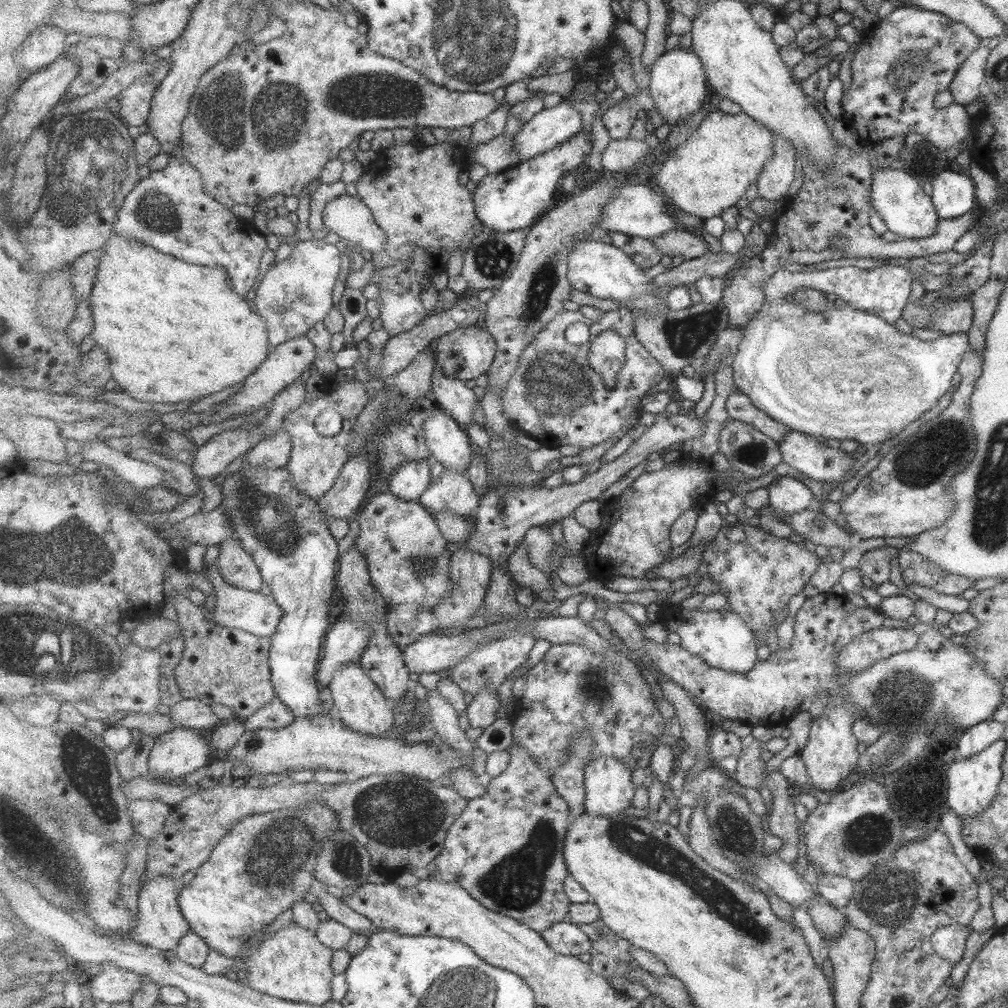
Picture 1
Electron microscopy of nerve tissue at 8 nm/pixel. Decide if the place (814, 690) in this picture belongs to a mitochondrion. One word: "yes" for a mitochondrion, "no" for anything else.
no

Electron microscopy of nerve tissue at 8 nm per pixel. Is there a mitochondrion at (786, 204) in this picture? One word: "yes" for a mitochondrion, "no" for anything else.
no

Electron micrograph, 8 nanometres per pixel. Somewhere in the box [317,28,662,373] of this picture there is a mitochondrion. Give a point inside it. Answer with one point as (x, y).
(539, 296)

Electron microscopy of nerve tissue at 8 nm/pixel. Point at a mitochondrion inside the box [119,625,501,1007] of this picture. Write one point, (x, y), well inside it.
(393, 814)

